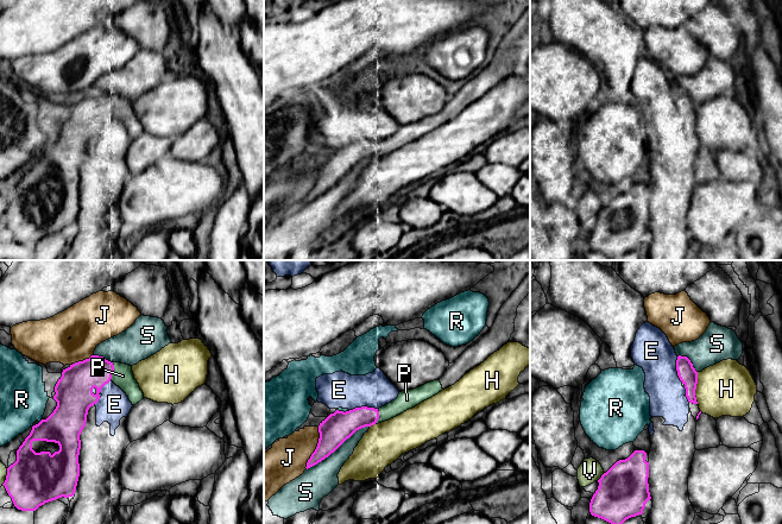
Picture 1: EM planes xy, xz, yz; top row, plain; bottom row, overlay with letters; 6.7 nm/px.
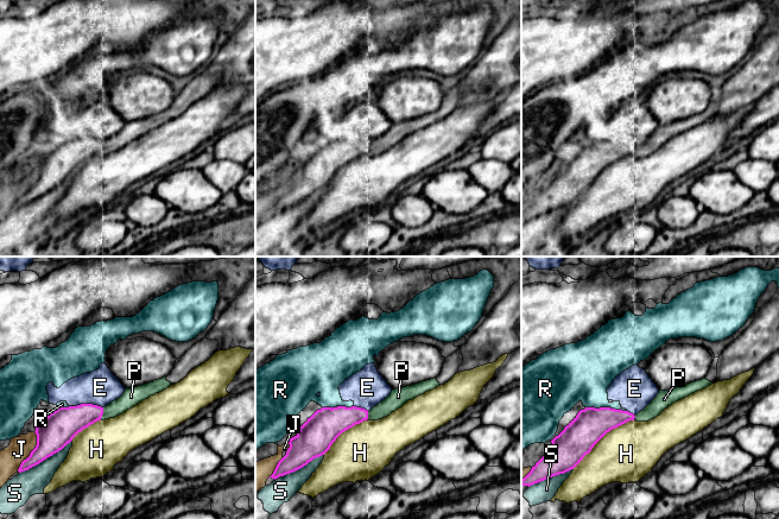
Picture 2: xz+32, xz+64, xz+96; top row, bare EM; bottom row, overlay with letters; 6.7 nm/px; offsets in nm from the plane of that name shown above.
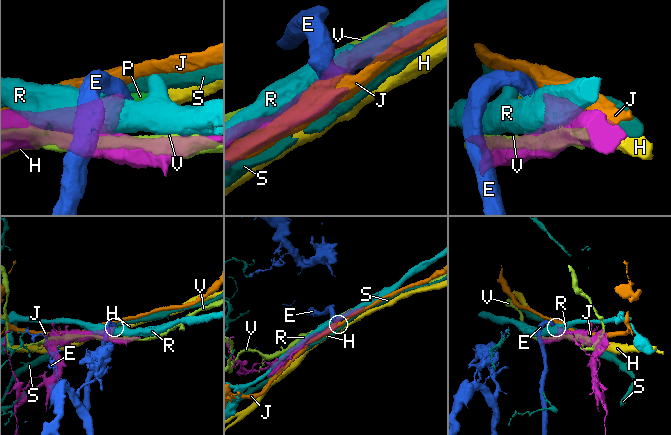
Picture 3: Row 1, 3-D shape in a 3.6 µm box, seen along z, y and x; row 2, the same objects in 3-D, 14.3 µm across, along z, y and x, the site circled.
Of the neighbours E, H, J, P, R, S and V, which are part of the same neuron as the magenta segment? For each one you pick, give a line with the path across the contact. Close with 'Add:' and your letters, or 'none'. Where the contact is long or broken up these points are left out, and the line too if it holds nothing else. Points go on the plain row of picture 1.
Add: P

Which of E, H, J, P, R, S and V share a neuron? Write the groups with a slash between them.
E / H / J / P / R / S / V

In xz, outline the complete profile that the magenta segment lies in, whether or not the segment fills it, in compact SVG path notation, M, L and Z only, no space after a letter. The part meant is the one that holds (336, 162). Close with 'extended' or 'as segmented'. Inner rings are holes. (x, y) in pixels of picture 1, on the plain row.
M530 8L523 13L502 39L490 64L467 81L454 96L449 97L440 113L414 124L402 125L395 134L379 143L361 140L346 146L336 144L330 147L319 159L319 177L305 202L308 203L328 191L357 164L389 154L454 119L466 107L499 84L509 76L515 65L513 56L517 50L517 42L529 26Z; extended

